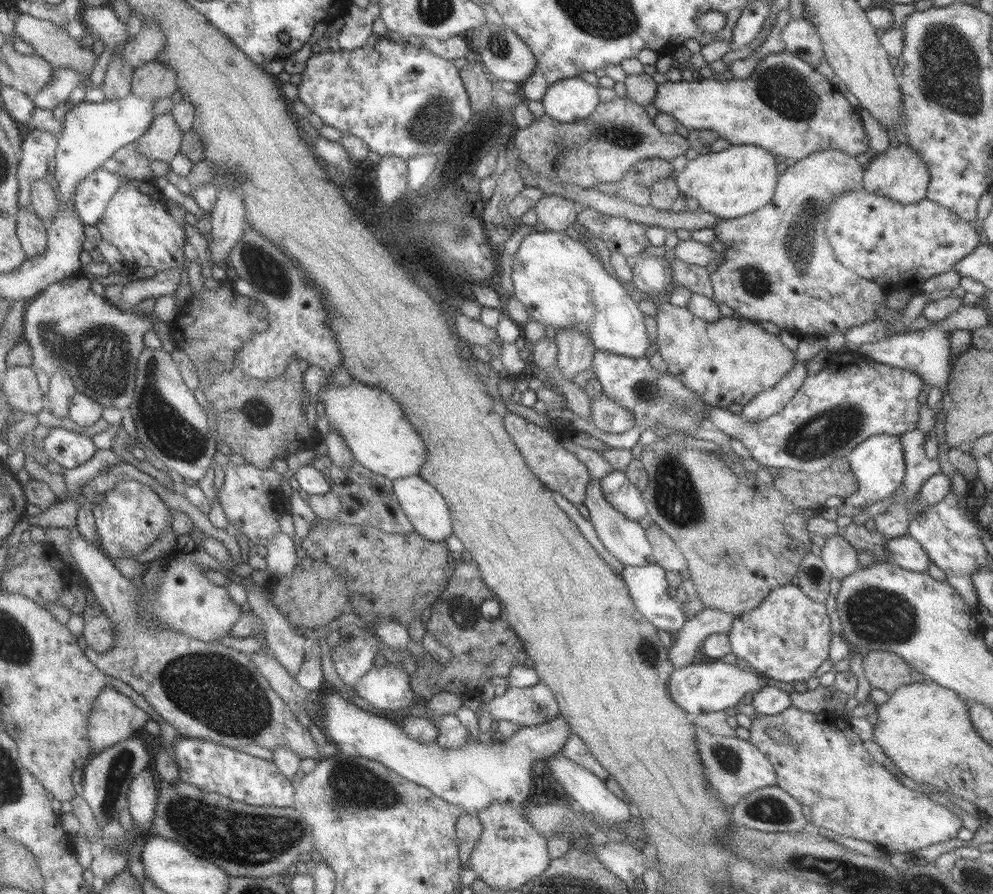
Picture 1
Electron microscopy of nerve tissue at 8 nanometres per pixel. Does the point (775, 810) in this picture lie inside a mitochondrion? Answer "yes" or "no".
yes

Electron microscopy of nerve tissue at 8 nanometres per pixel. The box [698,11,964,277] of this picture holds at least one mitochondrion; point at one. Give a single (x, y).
(791, 95)

